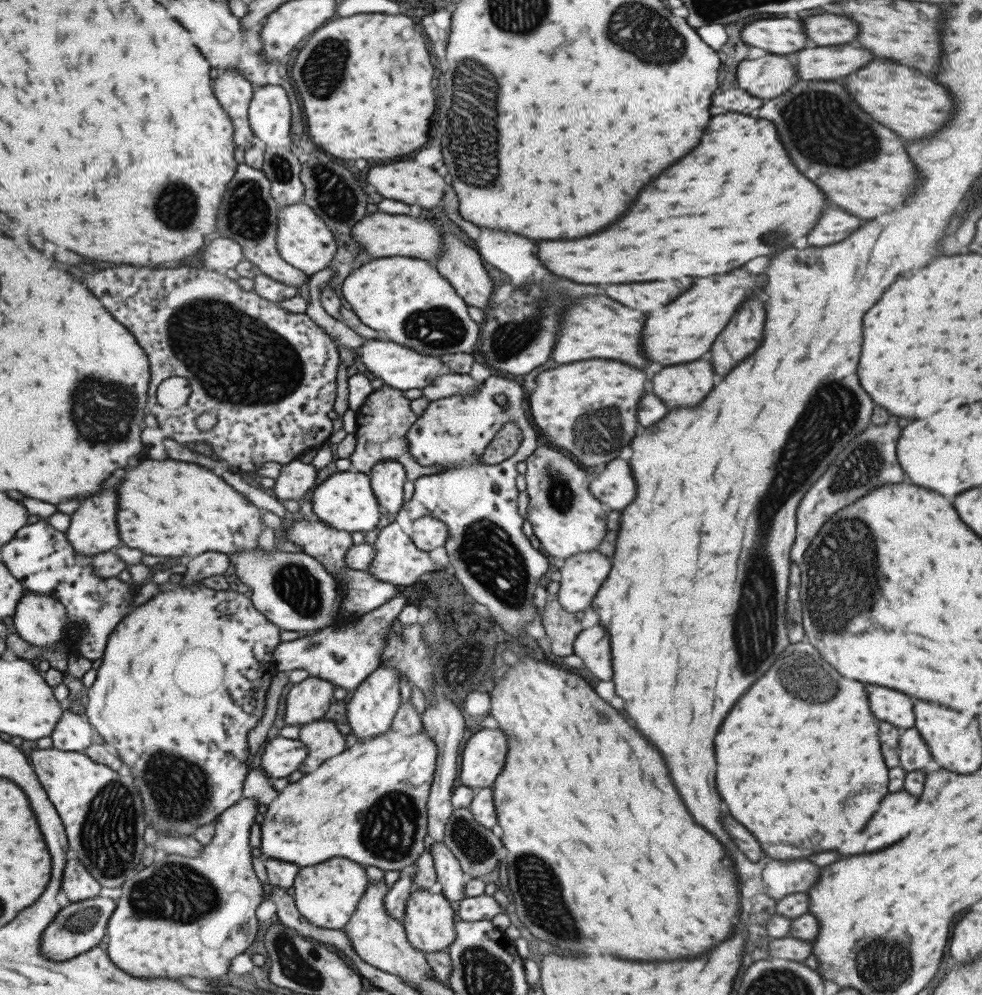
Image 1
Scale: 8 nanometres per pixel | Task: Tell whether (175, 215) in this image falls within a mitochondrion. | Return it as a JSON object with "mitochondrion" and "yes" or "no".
{"mitochondrion":"yes"}

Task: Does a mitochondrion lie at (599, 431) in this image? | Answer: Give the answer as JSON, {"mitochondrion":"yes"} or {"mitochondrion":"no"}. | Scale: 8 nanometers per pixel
{"mitochondrion":"yes"}

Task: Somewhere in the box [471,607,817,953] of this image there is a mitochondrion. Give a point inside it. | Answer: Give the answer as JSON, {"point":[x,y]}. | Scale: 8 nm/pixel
{"point":[545,905]}

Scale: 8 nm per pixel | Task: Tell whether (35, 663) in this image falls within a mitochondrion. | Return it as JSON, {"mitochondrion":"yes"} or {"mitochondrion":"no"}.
{"mitochondrion":"no"}

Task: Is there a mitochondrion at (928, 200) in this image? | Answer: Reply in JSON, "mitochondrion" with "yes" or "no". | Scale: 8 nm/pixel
{"mitochondrion":"no"}

